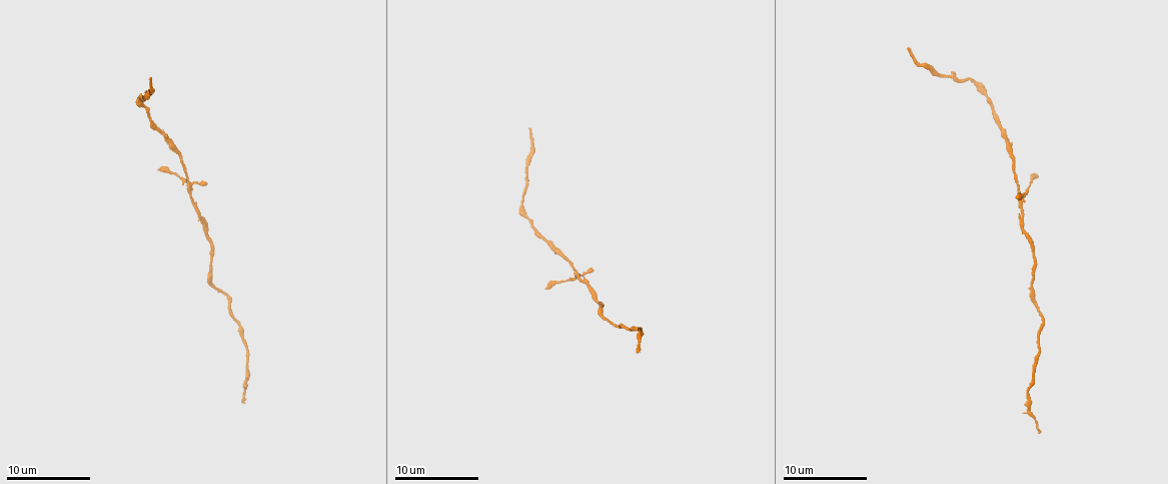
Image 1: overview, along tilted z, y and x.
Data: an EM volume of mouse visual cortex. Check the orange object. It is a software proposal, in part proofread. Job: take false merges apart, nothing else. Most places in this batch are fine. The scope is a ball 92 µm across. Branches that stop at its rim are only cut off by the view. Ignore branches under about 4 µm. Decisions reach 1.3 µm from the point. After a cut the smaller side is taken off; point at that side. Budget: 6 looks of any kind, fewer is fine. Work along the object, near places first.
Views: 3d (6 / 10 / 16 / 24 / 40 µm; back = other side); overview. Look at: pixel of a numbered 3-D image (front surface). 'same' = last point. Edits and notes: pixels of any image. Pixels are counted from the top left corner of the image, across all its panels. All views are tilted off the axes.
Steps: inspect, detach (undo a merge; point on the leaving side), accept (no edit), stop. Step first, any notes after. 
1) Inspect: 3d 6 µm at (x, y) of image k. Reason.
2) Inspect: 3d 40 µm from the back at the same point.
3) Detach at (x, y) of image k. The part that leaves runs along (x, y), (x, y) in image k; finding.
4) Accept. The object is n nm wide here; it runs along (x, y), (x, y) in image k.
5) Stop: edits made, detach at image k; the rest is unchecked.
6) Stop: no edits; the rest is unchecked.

Inspect: 3d 10 µm at (521, 206) of image 1.

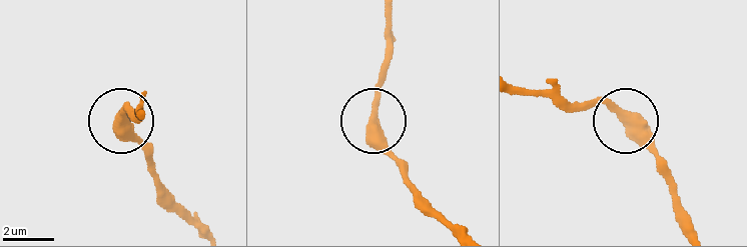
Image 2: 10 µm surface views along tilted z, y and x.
Accept. It runs along (206, 226), (158, 180), (119, 118), (133, 116) in image 2; one neuron here.

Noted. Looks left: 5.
Inspect: 3d 10 µm at (211, 271) of image 1. Thick turns thin.

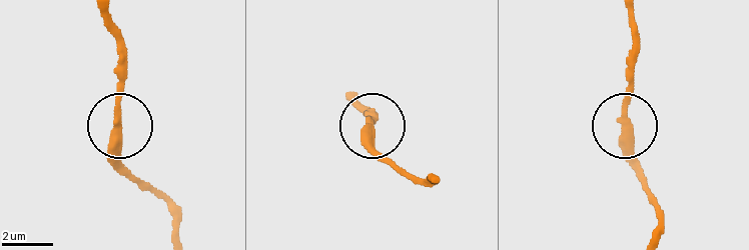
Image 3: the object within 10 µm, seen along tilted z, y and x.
Accept. It runs along (109, 20), (122, 63), (126, 176) in image 3; all the same neuron.

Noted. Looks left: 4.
Inspect: 3d 6 µm at (188, 182) of image 1.

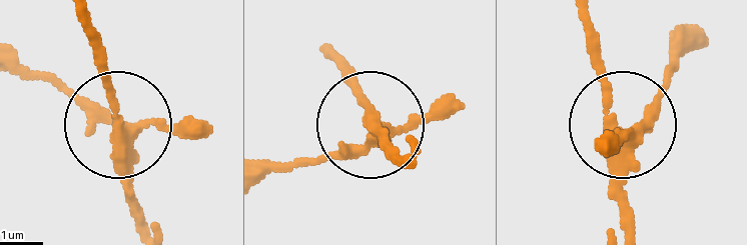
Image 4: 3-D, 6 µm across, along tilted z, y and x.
Detach at (190, 124) of image 4. The object is 350 nm wide here; the part that leaves runs along (119, 129), (68, 90), (13, 73) in image 4; a second neuron is stuck on.

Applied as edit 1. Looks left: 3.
Stop: edits made, detach at image 4; the rest is unchecked.

